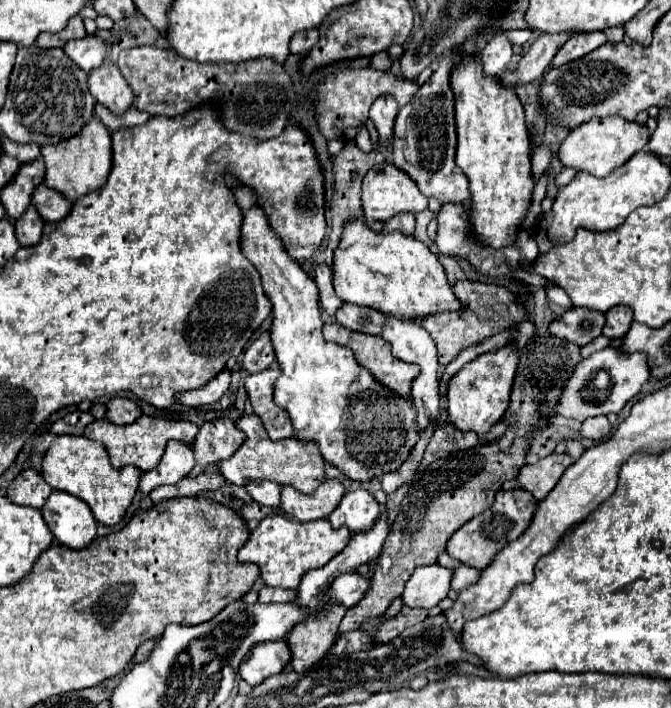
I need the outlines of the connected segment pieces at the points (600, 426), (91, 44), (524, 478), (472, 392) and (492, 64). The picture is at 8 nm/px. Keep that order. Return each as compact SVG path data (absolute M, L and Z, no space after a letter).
M605 416L587 418L581 424L581 436L587 438L587 440L599 442L599 440L605 440L609 434L611 434L611 424L609 424L609 420Z
M85 36L81 40L69 40L63 46L63 52L85 72L101 66L105 62L105 42L95 36Z
M551 454L535 464L521 466L521 472L517 474L517 482L523 490L531 492L537 500L543 500L547 492L555 488L565 468L571 464L573 458L569 454Z
M505 346L495 354L483 354L477 360L465 364L447 388L447 412L449 422L461 432L475 432L477 436L487 434L505 414L509 406L509 394L513 386L513 376L519 364L519 354L515 346Z
M501 30L493 34L493 38L487 42L483 52L479 54L485 74L489 74L489 76L501 76L501 72L505 72L511 56L513 56L513 44L507 38L507 34Z

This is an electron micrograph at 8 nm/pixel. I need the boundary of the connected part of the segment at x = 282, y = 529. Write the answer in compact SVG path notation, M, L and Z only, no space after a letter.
M269 514L251 532L247 544L239 550L241 562L253 562L261 568L261 578L267 586L275 588L299 588L301 576L313 568L323 568L333 556L337 556L351 540L349 528L331 528L327 520L315 520L301 524L285 514Z

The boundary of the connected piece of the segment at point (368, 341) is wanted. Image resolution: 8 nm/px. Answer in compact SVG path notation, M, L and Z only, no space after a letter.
M337 322L325 324L325 326L323 326L323 336L325 336L327 342L335 342L335 344L341 344L341 346L351 348L353 354L355 354L355 360L357 360L363 368L367 368L369 372L373 372L373 378L377 378L381 384L385 384L387 388L395 390L397 394L409 396L409 392L411 392L411 380L413 380L413 376L419 374L419 368L417 368L417 364L407 364L407 362L397 360L397 358L391 354L389 344L387 344L381 336L359 334L359 332L347 330L345 326L341 326L341 324L337 324Z

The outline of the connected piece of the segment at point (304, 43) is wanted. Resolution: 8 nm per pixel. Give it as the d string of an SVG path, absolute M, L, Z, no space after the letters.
M317 30L297 32L297 36L293 36L293 40L289 42L289 52L291 54L307 54L315 46L317 40L319 40L319 32Z

